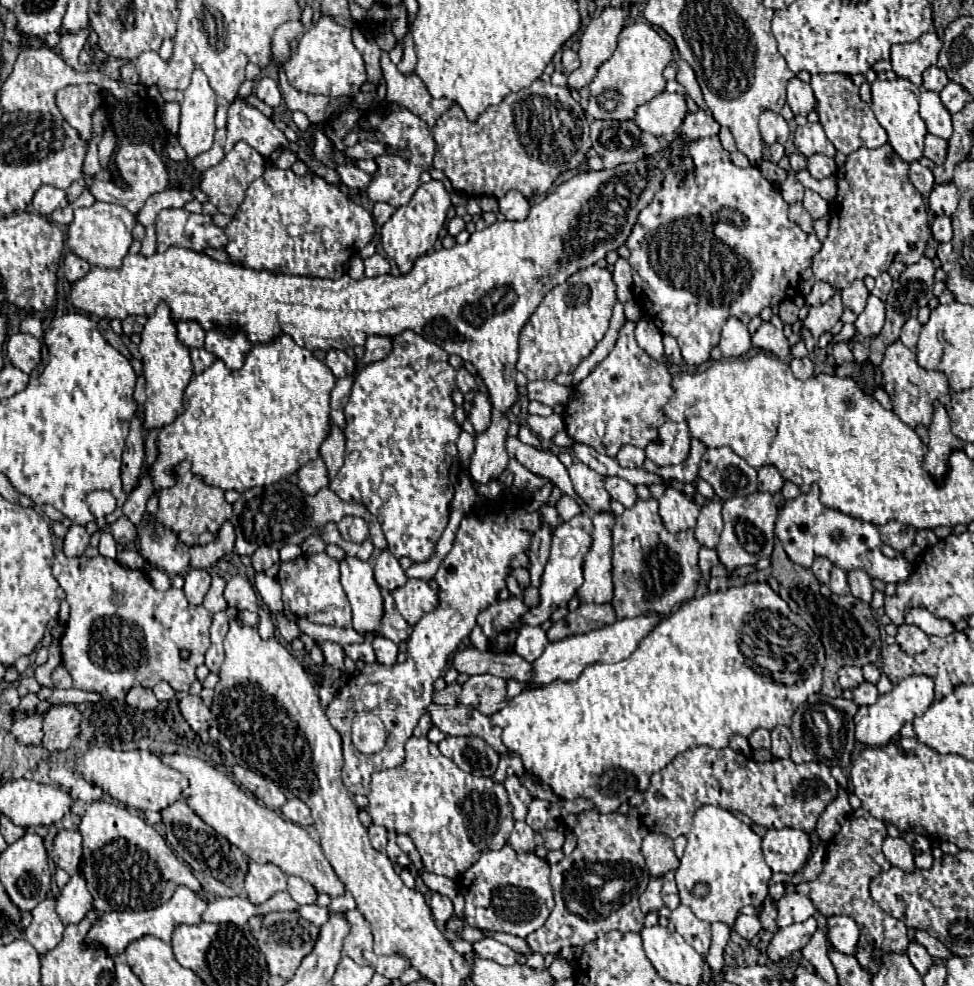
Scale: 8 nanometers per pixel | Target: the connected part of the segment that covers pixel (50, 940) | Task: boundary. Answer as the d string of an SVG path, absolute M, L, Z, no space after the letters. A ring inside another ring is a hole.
M52 896L48 900L40 902L32 910L32 916L34 916L32 924L24 932L26 940L36 948L36 952L40 956L54 950L54 946L58 946L58 942L62 940L64 924L60 922L54 906L56 906L56 900Z

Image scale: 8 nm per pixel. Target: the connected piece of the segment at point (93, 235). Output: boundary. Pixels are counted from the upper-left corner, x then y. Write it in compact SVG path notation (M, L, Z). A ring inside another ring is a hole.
M96 202L90 208L78 208L74 210L74 220L68 228L68 250L78 258L86 260L90 266L120 268L122 258L128 254L128 248L132 244L134 224L134 214L130 214L124 206Z

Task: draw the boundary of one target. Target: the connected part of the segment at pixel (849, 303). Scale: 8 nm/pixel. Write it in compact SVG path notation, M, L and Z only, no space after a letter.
M854 280L848 288L844 288L842 292L842 302L846 308L850 308L854 314L860 314L866 306L866 300L868 300L868 290L864 286L862 280Z

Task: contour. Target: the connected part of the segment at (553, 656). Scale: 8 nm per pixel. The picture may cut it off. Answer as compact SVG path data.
M658 614L638 616L638 618L630 618L630 620L616 620L614 624L604 626L600 630L592 630L592 632L586 632L586 634L568 636L564 640L550 642L546 646L544 654L538 660L532 662L534 678L526 686L546 686L546 684L550 684L554 680L572 682L590 664L596 664L596 662L620 662L620 660L628 658L638 648L638 642L656 626L658 620L660 620Z

